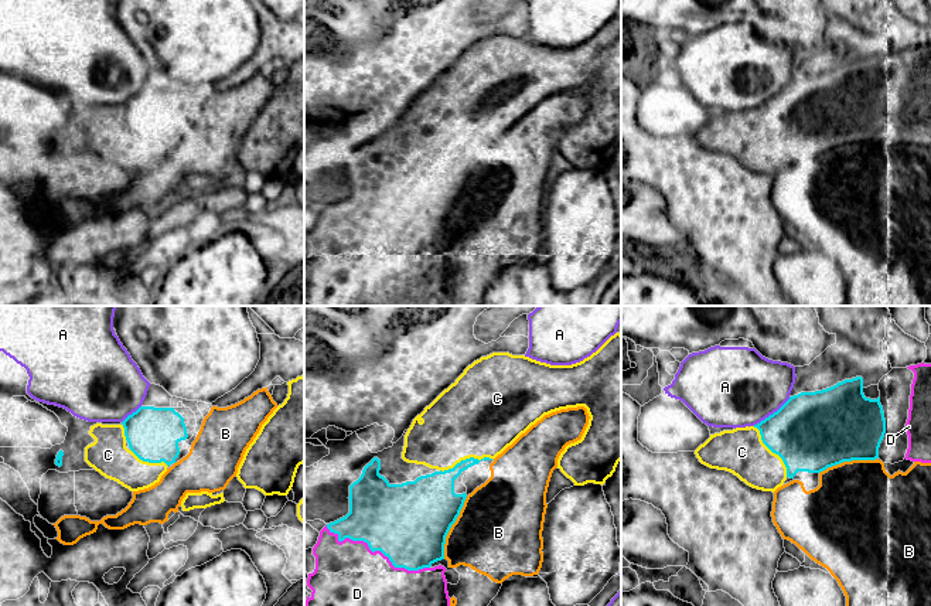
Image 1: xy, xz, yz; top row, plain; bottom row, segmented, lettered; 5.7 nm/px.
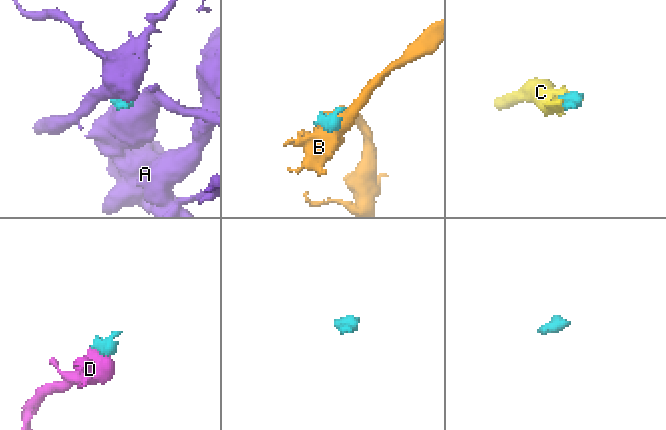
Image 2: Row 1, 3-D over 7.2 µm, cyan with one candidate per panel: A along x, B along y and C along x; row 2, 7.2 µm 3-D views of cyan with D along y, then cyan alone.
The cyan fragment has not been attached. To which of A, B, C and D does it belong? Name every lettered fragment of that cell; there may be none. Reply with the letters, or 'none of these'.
C, D

